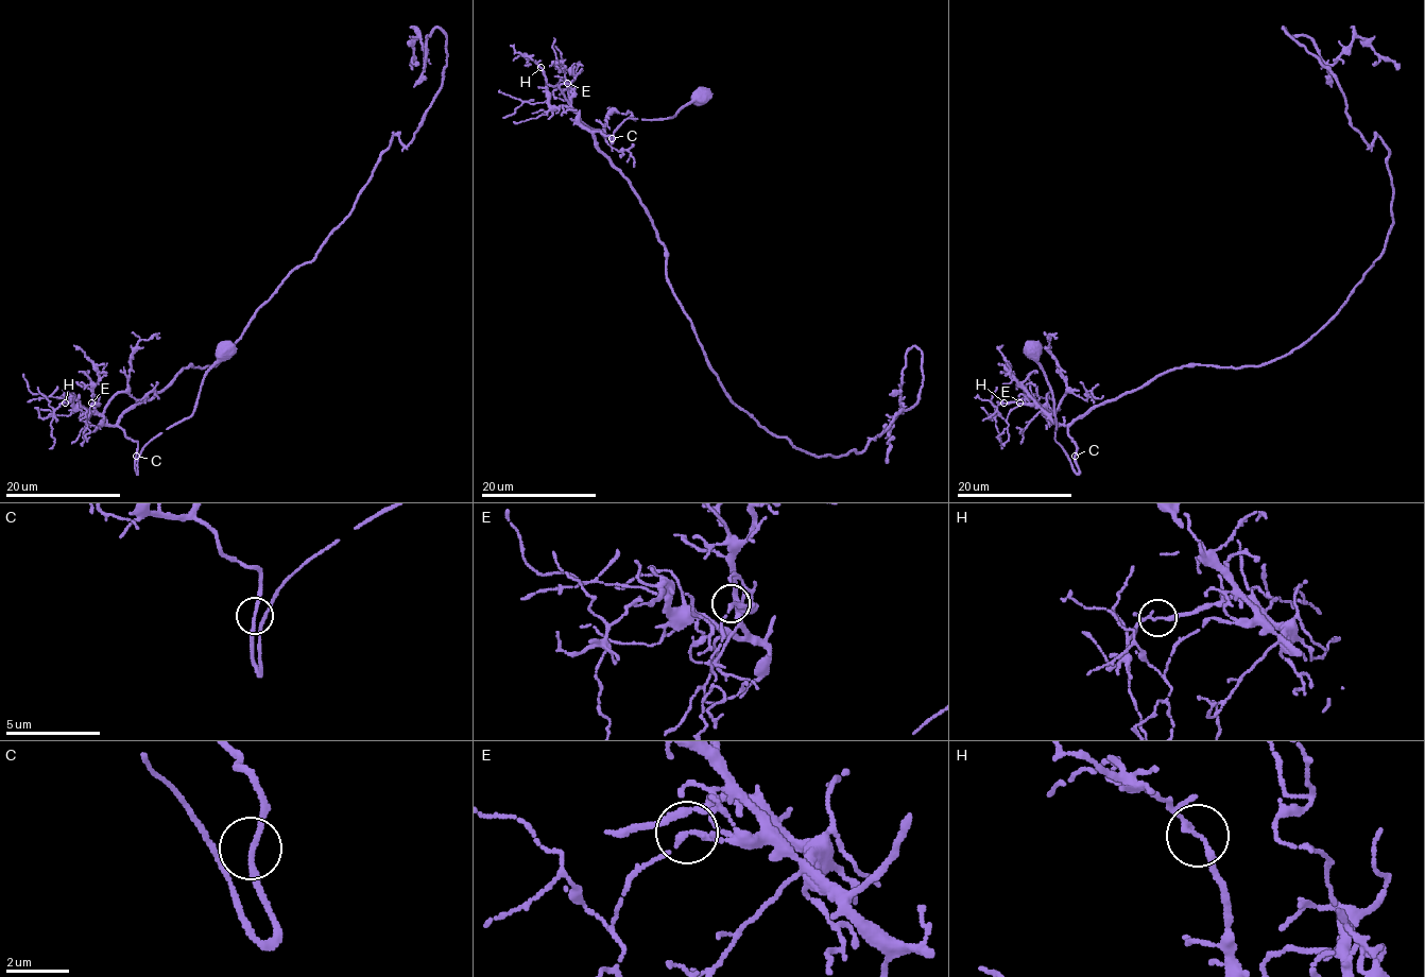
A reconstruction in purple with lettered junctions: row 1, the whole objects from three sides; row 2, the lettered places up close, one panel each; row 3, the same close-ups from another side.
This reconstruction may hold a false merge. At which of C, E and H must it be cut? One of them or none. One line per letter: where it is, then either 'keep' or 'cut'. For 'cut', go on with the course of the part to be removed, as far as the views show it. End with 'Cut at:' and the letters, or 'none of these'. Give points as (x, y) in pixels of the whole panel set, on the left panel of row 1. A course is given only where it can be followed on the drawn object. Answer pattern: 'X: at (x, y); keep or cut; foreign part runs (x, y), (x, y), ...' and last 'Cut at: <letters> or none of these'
C: at (136, 456); keep
E: at (91, 403); keep
H: at (65, 403); keep
Cut at: none of these

